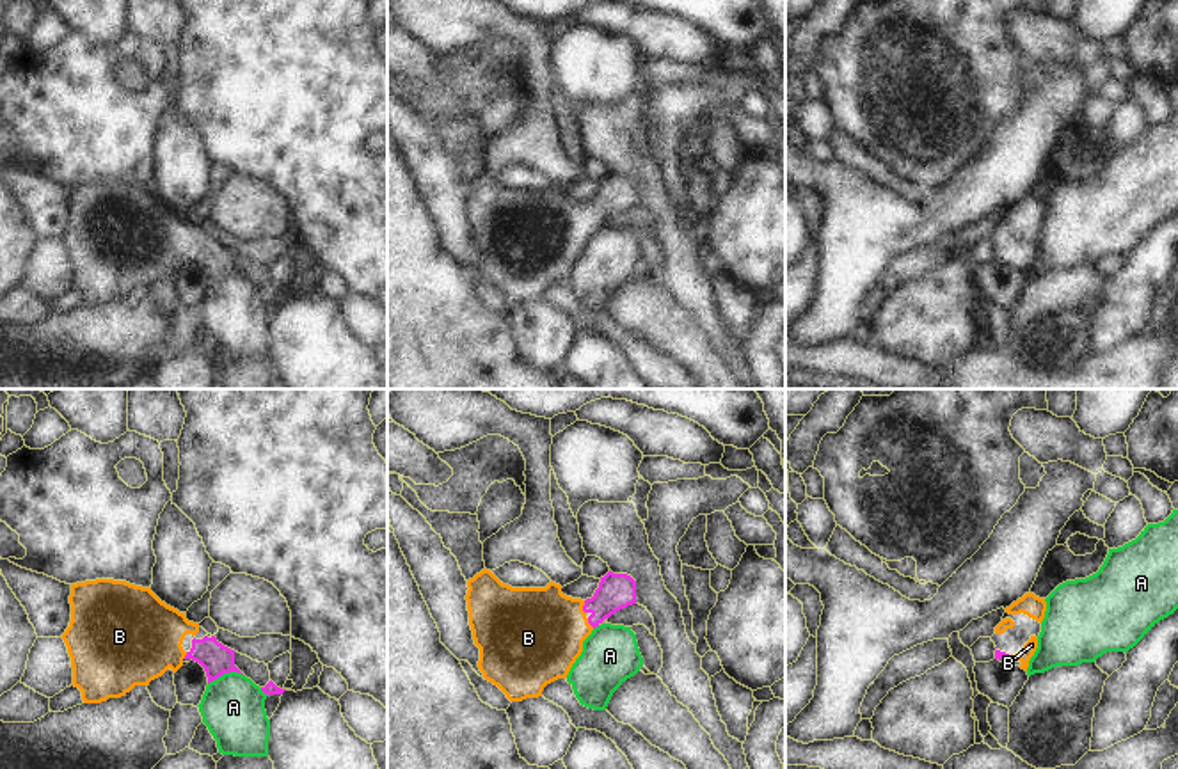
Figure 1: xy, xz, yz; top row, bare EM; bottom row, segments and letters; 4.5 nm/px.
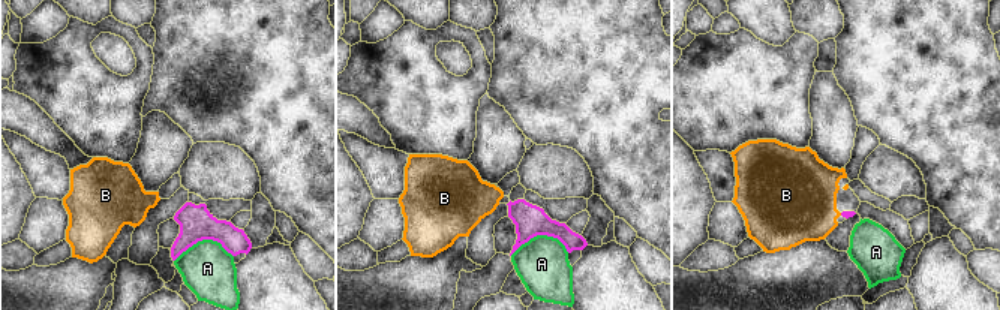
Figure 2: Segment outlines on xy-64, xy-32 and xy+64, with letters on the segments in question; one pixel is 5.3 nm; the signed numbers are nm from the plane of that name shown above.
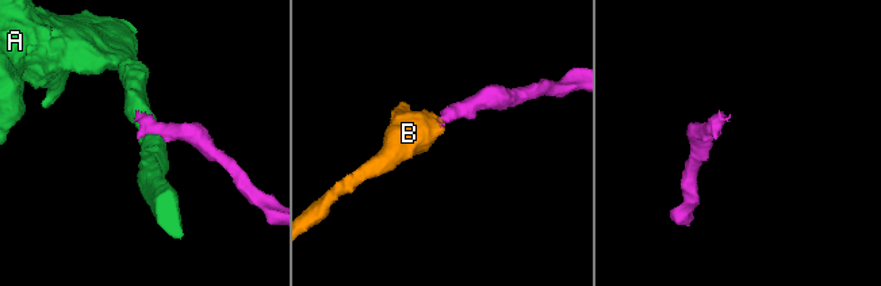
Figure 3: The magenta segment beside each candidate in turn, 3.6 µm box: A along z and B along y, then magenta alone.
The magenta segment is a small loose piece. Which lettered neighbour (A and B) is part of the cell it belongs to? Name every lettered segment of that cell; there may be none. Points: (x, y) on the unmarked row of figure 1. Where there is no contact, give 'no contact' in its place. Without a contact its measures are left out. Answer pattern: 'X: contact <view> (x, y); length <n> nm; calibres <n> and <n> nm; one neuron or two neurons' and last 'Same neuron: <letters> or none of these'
A: contact xy (224, 274); length 170 nm; calibres 140 and 280 nm; two neurons
B: contact xz (583, 210); length 60 nm; calibres 160 and 440 nm; one neuron
Same neuron: B

